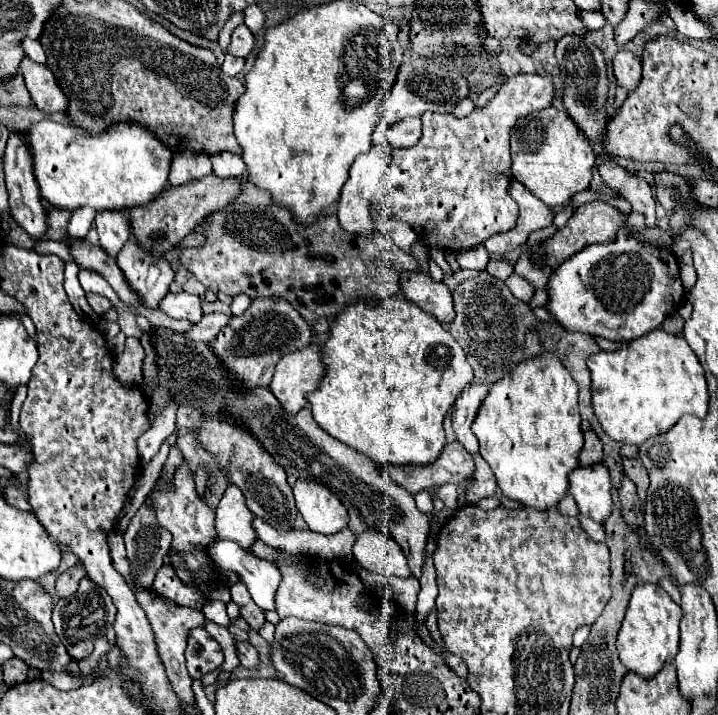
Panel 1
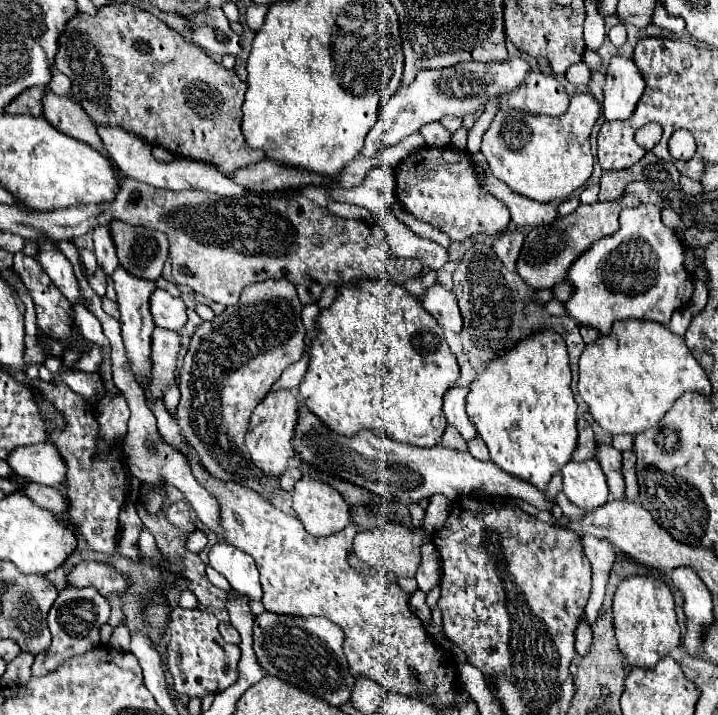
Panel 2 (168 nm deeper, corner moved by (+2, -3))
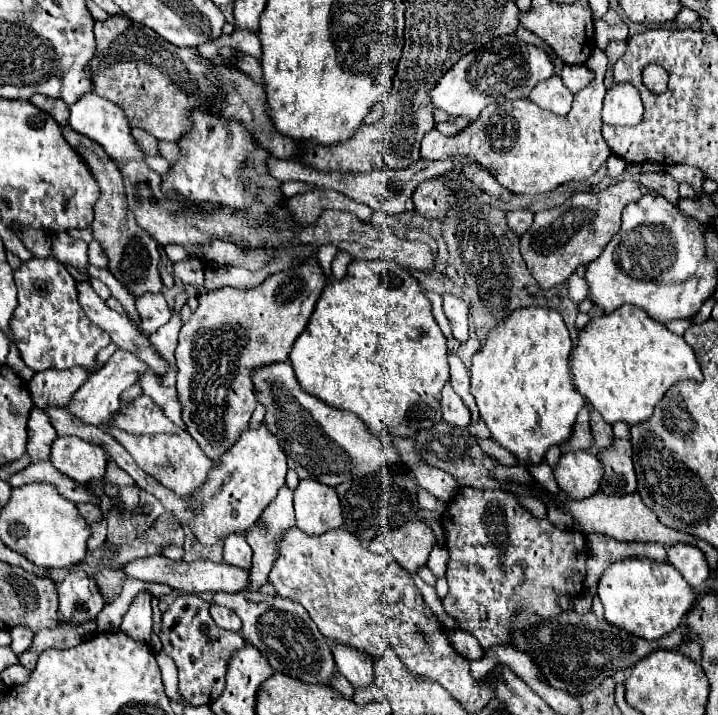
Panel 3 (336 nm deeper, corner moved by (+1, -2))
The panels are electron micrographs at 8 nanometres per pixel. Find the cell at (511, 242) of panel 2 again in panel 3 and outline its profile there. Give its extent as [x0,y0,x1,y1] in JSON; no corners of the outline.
[507,208,533,236]

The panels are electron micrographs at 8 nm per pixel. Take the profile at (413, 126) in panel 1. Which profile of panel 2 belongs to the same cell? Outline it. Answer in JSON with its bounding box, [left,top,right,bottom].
[420,123,450,147]

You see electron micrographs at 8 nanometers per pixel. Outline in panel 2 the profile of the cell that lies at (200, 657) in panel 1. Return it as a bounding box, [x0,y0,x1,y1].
[168,607,240,697]

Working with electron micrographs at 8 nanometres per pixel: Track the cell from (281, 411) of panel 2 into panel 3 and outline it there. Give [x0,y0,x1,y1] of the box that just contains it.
[45,406,287,546]

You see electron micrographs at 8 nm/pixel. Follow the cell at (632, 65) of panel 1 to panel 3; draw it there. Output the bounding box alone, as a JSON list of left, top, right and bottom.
[603,84,643,126]

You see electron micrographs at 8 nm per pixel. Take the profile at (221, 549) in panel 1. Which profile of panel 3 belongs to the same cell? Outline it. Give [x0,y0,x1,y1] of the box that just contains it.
[223,534,251,570]

